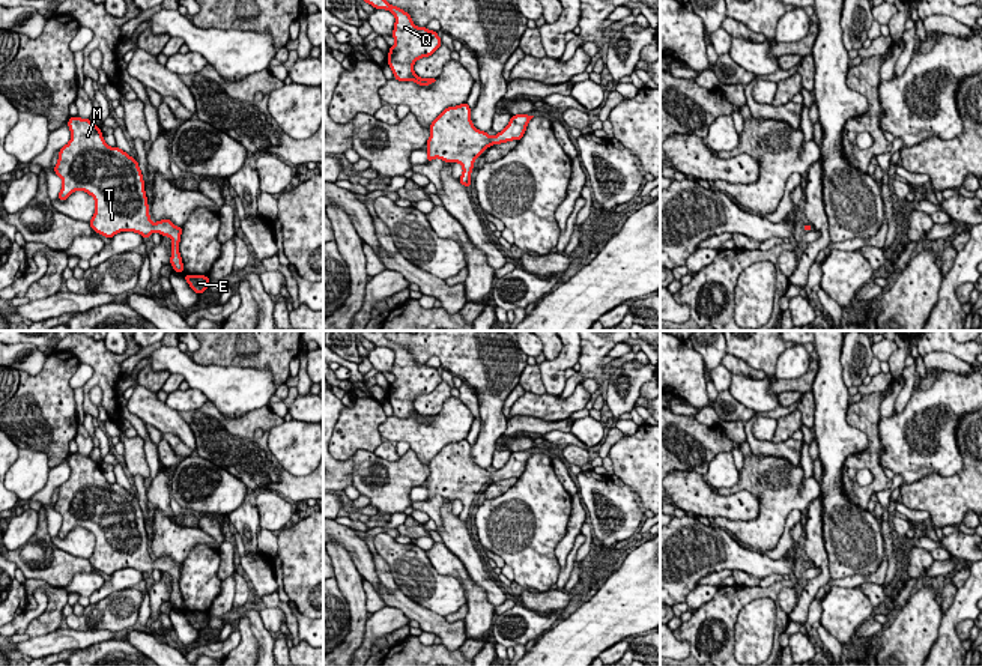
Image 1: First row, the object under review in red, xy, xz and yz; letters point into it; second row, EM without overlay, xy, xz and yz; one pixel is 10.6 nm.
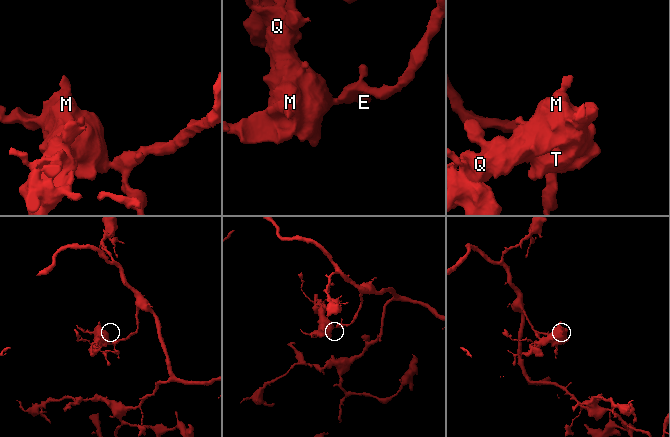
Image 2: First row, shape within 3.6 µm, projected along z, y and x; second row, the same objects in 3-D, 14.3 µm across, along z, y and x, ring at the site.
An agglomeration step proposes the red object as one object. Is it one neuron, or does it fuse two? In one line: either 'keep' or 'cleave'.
keep

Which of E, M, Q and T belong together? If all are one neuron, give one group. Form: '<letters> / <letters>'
E M Q T

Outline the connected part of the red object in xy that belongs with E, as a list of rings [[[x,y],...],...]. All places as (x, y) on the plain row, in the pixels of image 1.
[[[183,612],[183,615],[189,621],[189,624],[199,631],[202,631],[209,624],[209,613],[206,612]]]

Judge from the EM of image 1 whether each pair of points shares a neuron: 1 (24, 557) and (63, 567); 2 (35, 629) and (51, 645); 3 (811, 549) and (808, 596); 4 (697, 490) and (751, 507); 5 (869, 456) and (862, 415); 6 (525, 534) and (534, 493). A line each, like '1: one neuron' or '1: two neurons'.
1: one neuron
2: two neurons
3: one neuron
4: one neuron
5: one neuron
6: one neuron

